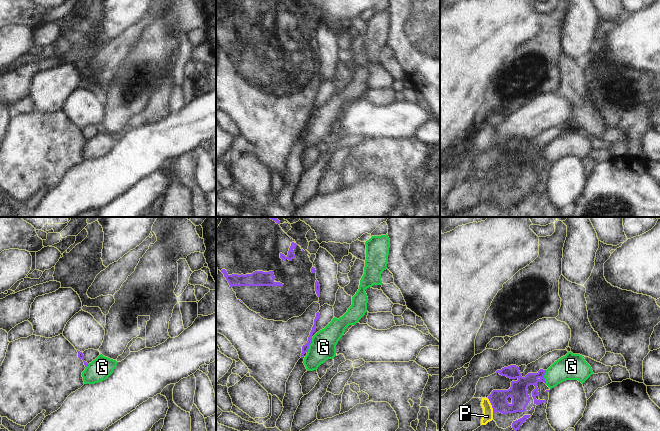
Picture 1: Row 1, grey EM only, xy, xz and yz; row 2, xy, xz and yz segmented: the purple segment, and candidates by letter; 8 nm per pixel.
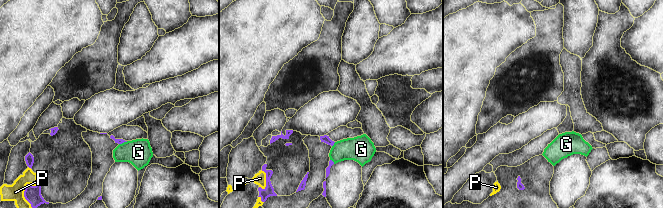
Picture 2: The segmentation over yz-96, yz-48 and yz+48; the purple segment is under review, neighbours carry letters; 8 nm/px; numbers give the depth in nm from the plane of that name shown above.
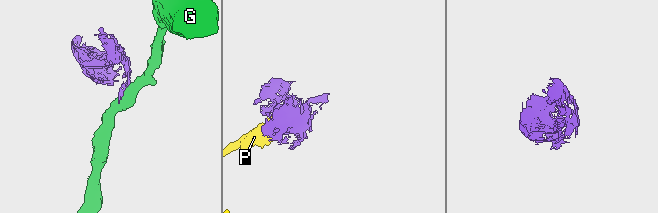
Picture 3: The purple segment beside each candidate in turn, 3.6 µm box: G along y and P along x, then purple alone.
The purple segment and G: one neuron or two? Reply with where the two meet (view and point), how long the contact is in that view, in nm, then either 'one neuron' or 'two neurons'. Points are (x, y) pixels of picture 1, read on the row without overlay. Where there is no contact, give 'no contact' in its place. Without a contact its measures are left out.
meets purple in xz at (309, 120); contact 130 nm long; two neurons

